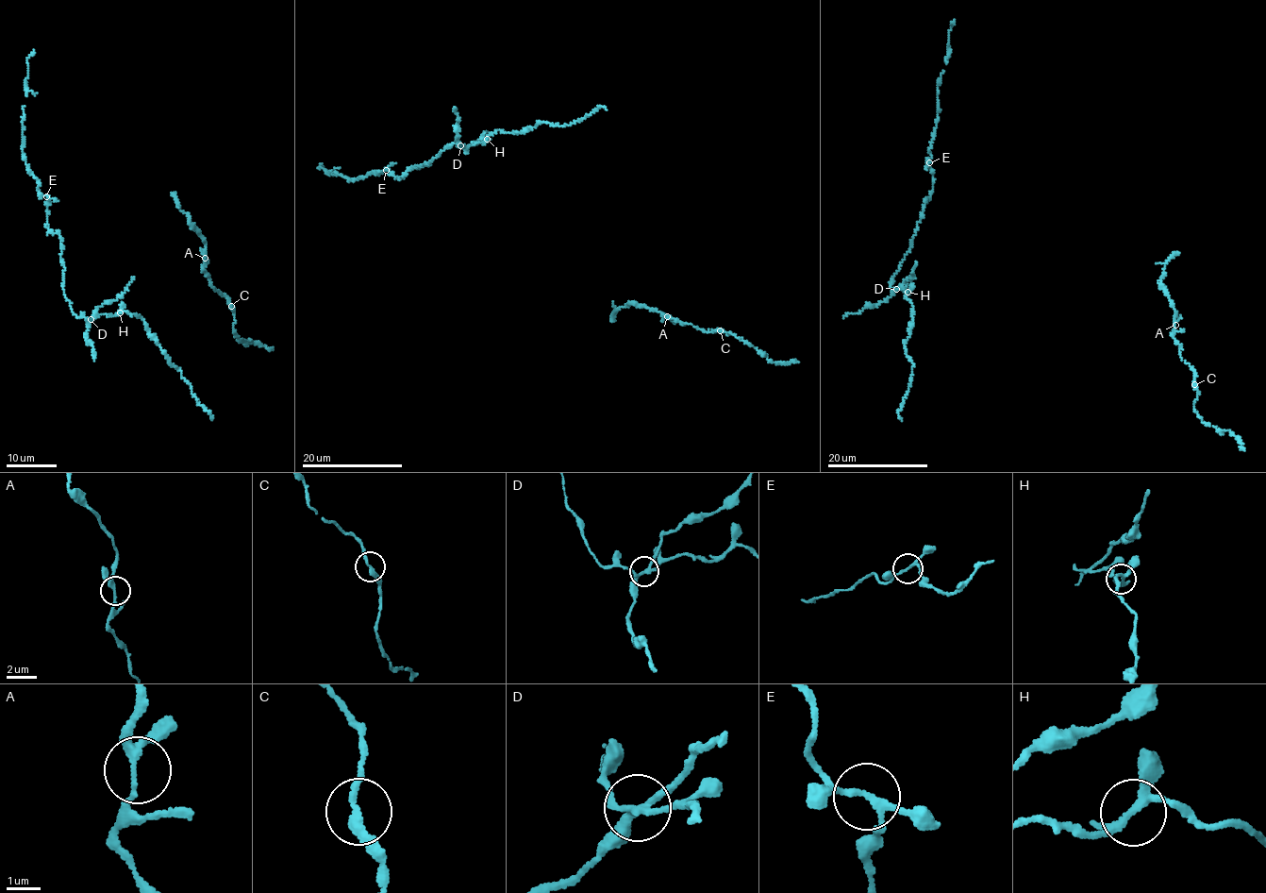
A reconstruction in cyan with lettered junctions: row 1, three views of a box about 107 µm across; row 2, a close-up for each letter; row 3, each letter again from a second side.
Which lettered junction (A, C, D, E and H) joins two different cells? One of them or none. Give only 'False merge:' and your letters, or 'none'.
False merge: D

